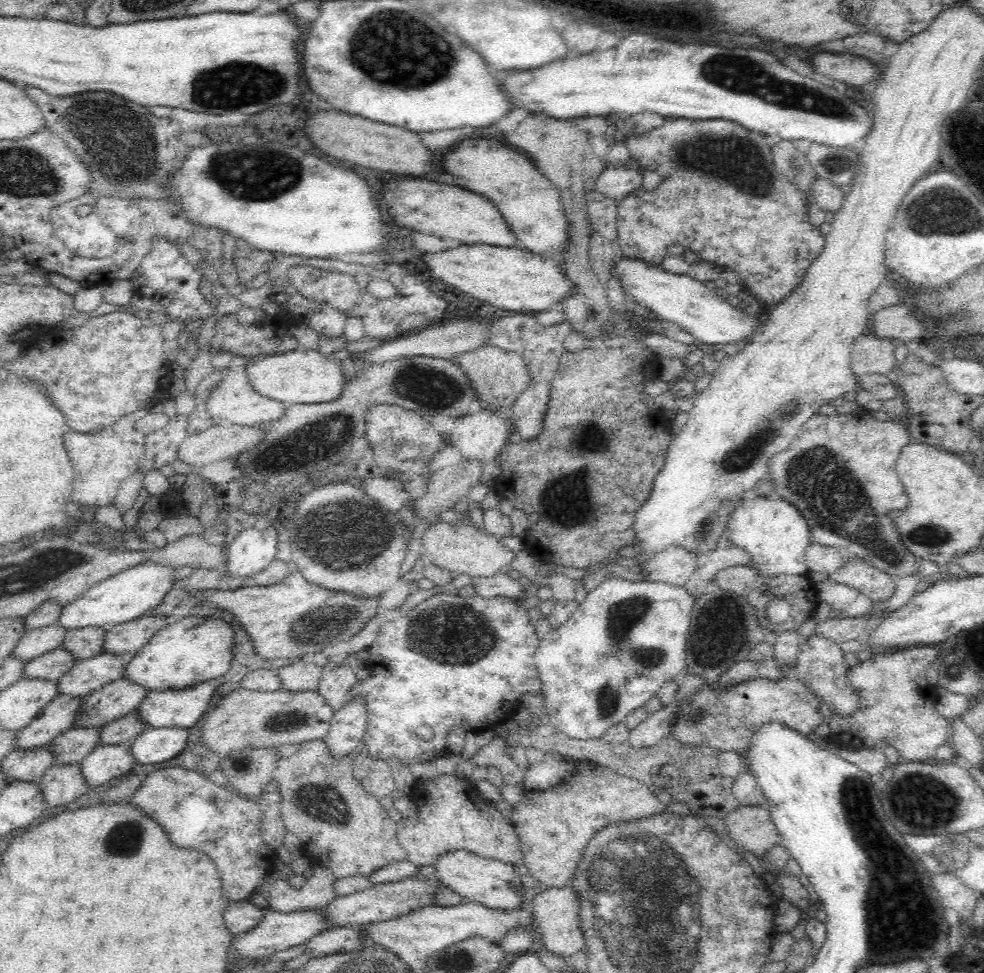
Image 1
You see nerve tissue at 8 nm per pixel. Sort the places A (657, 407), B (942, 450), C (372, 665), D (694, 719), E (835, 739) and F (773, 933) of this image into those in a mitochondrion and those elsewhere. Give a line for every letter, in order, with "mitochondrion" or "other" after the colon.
A: other
B: other
C: other
D: mitochondrion
E: other
F: other

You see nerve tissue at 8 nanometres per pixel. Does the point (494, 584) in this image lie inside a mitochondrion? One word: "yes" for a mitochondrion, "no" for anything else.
no

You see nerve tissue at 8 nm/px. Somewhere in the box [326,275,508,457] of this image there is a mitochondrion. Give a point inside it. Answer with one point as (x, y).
(434, 389)

